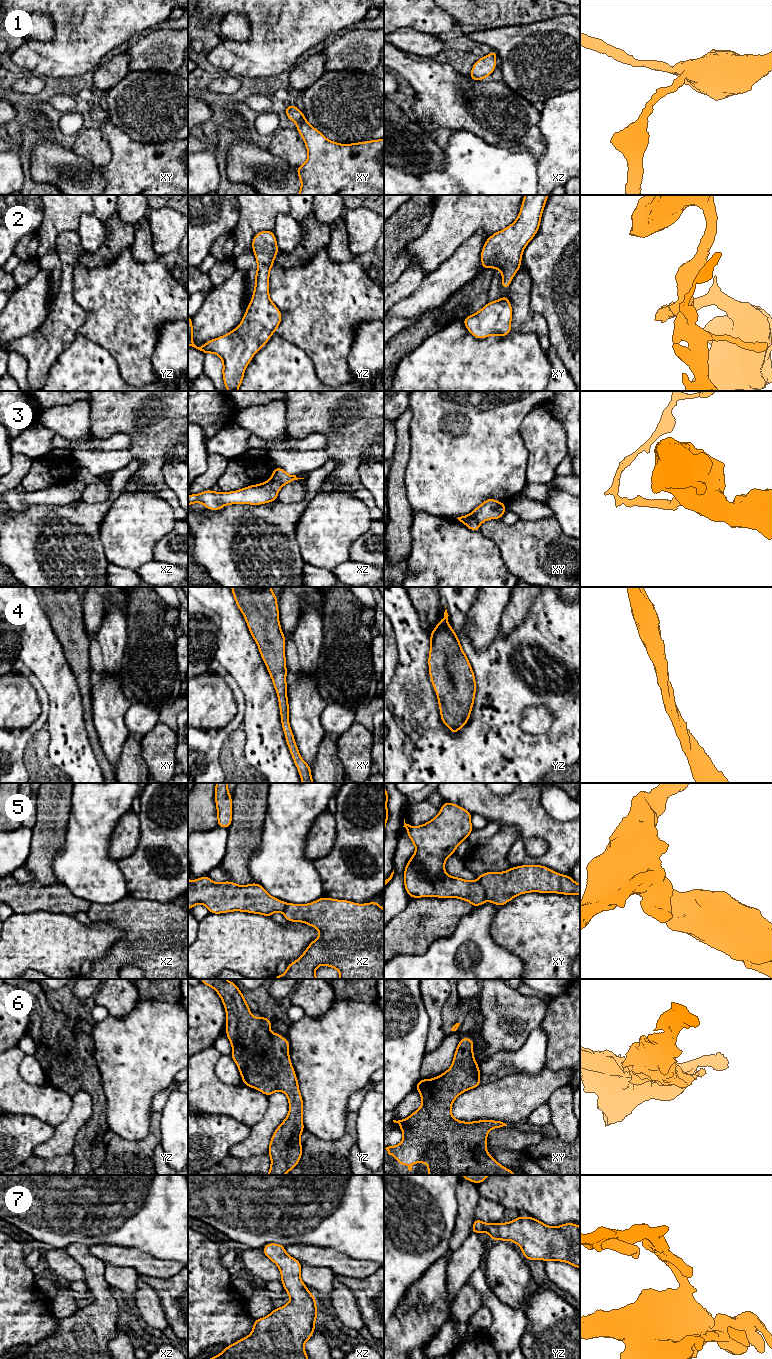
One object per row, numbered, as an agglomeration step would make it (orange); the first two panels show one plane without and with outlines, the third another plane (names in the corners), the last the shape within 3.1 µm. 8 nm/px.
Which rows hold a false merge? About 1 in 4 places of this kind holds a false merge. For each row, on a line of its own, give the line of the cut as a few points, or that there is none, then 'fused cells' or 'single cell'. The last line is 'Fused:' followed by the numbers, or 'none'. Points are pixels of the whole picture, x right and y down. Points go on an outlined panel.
1: cut none; single cell
2: cut none; single cell
3: cut xz (270, 479), (282, 485); fused cells
4: cut none; single cell
5: cut xy (477, 879), (483, 888), (485, 900); fused cells
6: cut none; single cell
7: cut none; single cell
Fused: 3, 5

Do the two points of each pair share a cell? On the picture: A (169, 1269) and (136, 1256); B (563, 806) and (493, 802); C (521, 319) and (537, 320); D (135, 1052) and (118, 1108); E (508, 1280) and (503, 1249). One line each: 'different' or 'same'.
A: same
B: different
C: same
D: same
E: same

